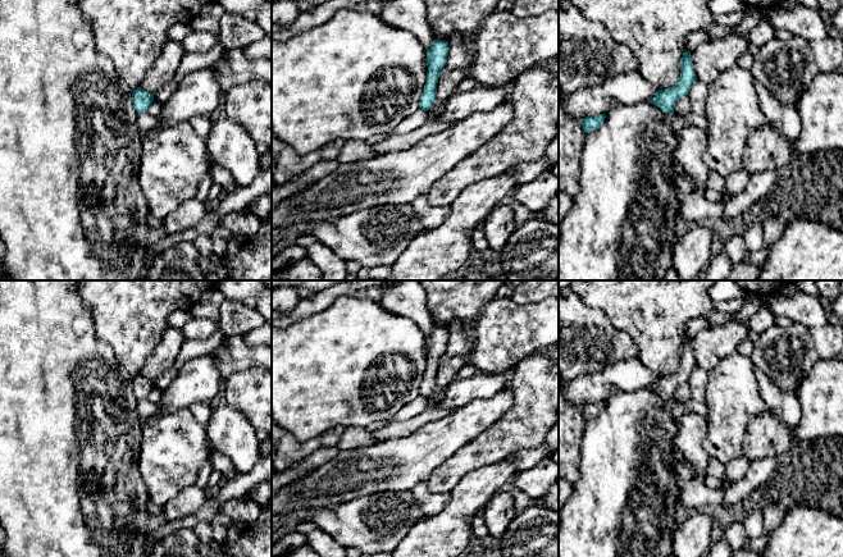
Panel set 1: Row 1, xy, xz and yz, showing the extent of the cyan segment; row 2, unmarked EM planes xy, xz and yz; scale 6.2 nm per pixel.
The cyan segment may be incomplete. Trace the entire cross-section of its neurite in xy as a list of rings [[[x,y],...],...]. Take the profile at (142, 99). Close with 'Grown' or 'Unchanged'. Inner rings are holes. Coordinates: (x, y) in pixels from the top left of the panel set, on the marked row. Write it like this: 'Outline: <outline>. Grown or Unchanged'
Outline: [[[137,87],[132,92],[133,106],[137,114],[146,113],[151,102],[154,101],[154,95],[147,92],[146,90]]]. Unchanged

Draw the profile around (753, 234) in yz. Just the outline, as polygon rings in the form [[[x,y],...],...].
[[[761,222],[747,225],[742,237],[744,239],[748,252],[767,247],[764,239],[764,230]]]

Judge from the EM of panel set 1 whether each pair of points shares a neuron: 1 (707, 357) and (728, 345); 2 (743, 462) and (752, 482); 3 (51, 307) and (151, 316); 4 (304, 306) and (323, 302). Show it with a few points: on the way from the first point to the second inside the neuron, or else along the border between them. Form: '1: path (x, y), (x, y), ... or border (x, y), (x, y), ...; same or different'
1: path (712, 352), (723, 345); same
2: border (750, 461), (747, 471), (732, 483); different
3: border (80, 293), (92, 316), (94, 333), (101, 339); different
4: path (309, 306), (318, 302); same

